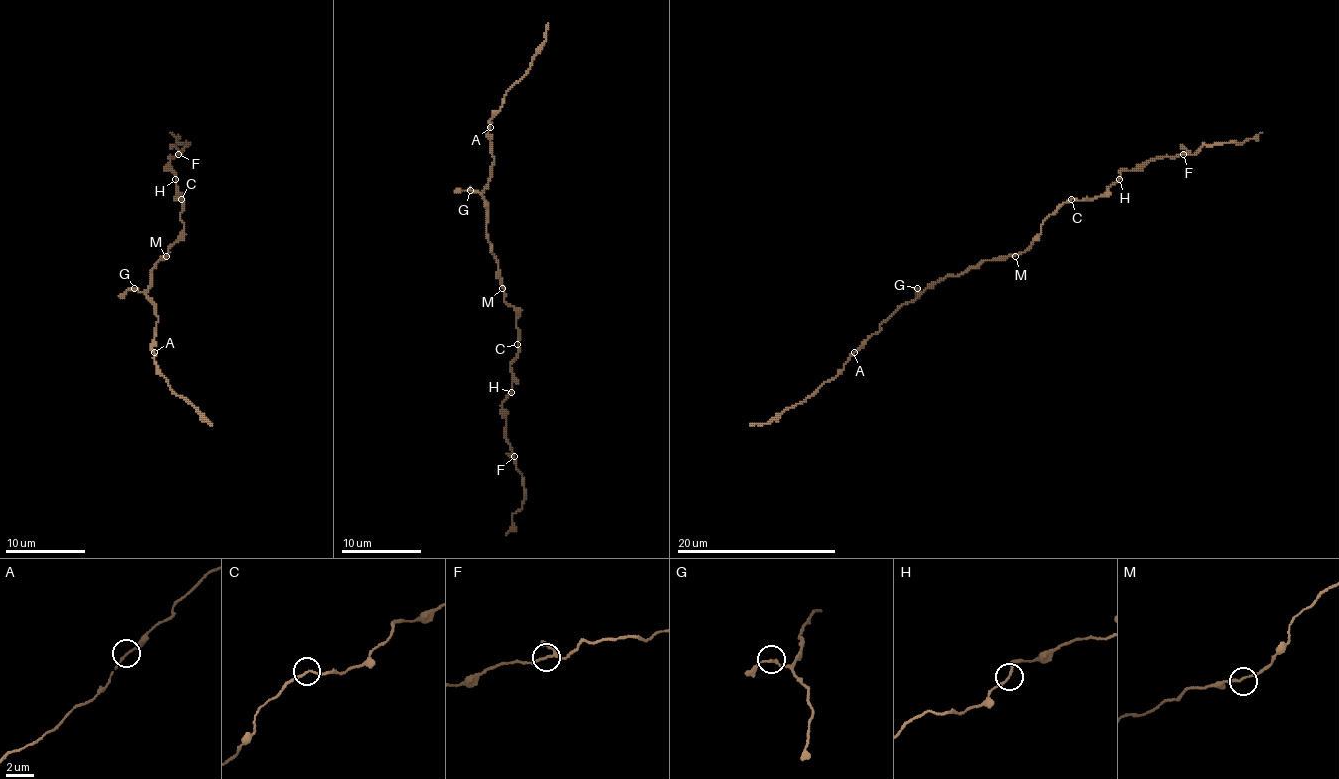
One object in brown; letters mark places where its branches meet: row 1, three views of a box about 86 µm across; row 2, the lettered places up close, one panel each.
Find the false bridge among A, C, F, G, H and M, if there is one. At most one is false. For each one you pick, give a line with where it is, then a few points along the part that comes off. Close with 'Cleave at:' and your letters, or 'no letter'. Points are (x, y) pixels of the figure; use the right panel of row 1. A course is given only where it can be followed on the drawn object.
Cleave at: no letter

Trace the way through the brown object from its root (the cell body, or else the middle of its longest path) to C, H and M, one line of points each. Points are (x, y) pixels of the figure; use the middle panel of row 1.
C: (500, 274), (504, 300), (520, 314), (516, 320), (518, 344)
H: (500, 274), (504, 300), (520, 314), (516, 320), (518, 356), (510, 366), (512, 392)
M: (500, 274), (502, 288)

